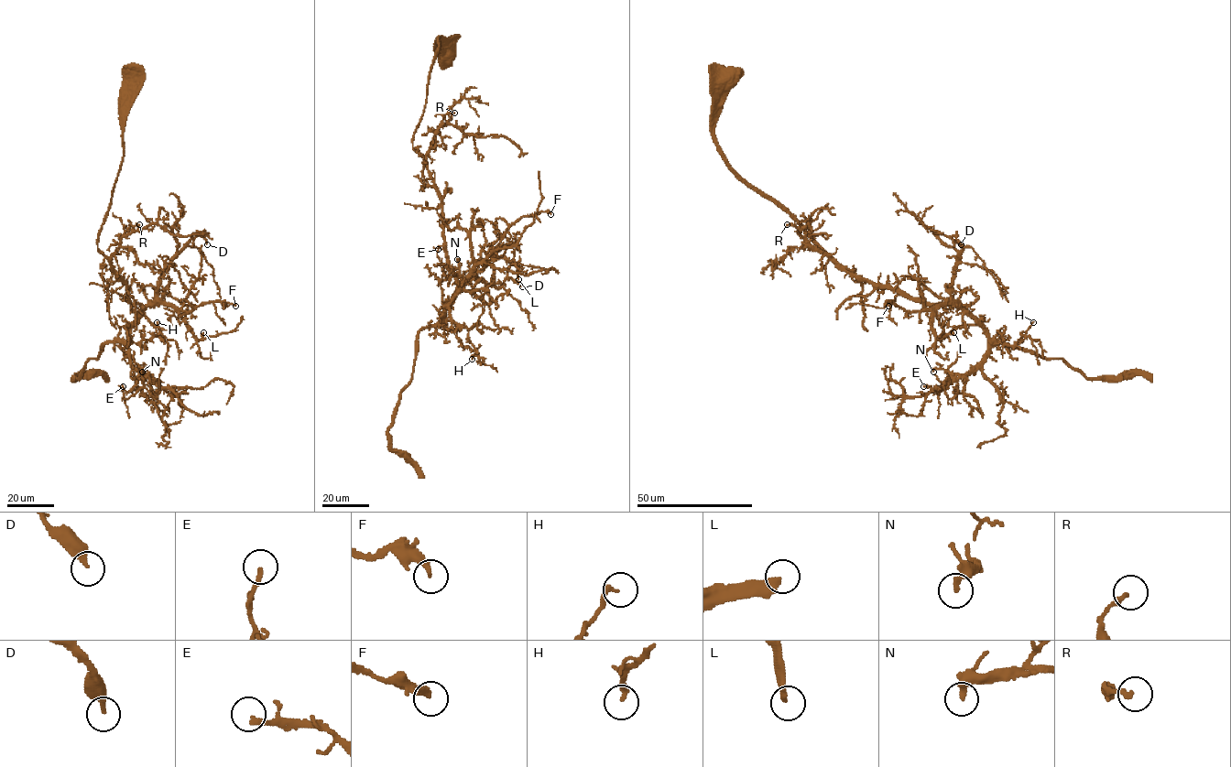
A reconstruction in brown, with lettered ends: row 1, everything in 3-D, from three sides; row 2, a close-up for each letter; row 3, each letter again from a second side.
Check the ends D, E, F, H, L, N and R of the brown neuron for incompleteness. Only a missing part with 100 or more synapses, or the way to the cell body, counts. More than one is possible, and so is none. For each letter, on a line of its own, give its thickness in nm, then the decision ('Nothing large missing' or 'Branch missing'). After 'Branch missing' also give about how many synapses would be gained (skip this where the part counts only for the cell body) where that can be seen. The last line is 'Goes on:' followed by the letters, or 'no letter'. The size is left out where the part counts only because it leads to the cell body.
D: Thickness 300 nm. Nothing large missing
E: Thickness 190 nm. Nothing large missing
F: Thickness 280 nm. Nothing large missing
H: Thickness 200 nm. Nothing large missing
L: Thickness 280 nm. Branch missing. Roughly 160 synapses
N: Thickness 280 nm. Nothing large missing
R: Thickness 190 nm. Nothing large missing
Goes on: L

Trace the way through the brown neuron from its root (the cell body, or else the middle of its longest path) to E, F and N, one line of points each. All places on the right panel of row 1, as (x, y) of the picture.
E: (728, 76), (713, 143), (741, 178), (854, 274), (984, 329), (973, 369), (923, 386)
F: (728, 76), (730, 90), (713, 123), (723, 159), (854, 274), (930, 303), (956, 306), (915, 311), (888, 306)
N: (728, 76), (713, 143), (741, 178), (854, 274), (962, 307), (984, 329), (986, 353), (973, 369), (933, 372)

